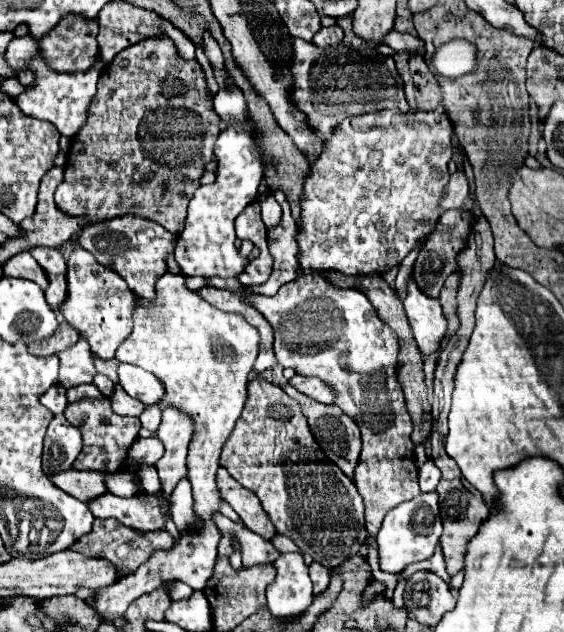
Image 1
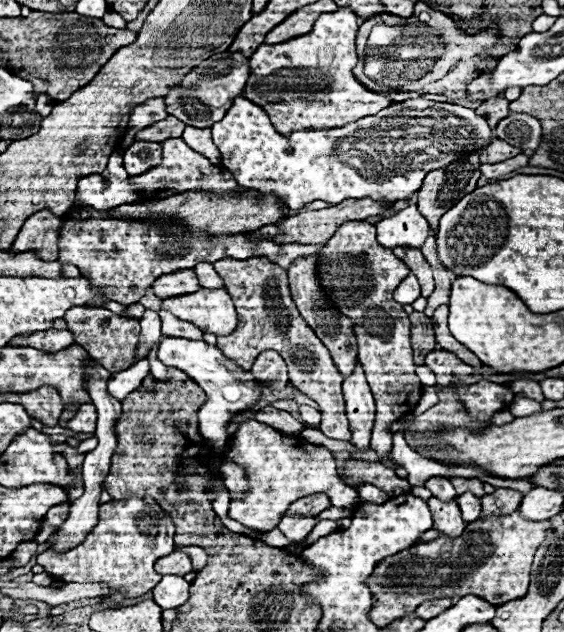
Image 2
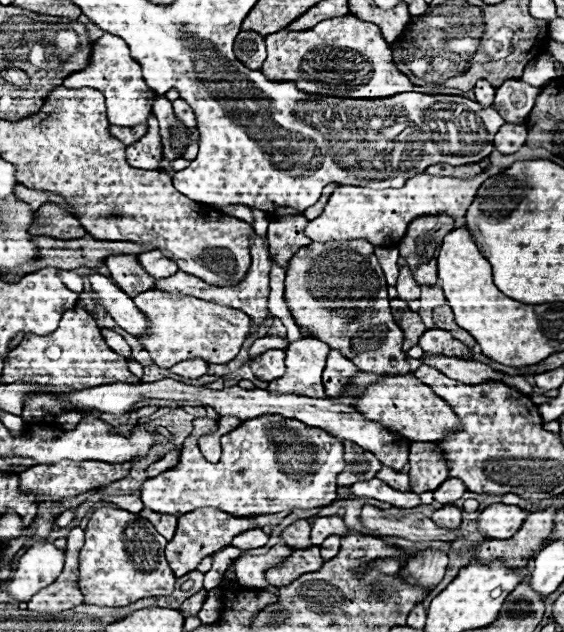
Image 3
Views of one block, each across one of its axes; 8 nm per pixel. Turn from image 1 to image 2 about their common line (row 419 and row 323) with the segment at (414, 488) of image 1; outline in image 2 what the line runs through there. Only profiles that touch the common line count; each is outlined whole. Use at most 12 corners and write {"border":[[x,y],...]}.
{"border":[[344,222],[316,278],[352,320],[376,400],[370,448],[414,412],[410,320],[392,292],[410,270],[368,222]]}

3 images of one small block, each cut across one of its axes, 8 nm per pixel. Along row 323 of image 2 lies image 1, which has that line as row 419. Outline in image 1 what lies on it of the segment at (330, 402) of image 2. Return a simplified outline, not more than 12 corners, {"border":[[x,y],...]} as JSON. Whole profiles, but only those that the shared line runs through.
{"border":[[264,378],[220,464],[276,532],[334,568],[362,496],[300,404]]}

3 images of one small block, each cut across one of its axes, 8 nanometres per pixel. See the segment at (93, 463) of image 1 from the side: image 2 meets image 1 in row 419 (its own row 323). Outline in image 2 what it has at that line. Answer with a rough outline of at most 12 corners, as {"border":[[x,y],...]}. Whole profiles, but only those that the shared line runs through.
{"border":[[68,308],[74,340],[106,370],[132,366],[136,320]]}

